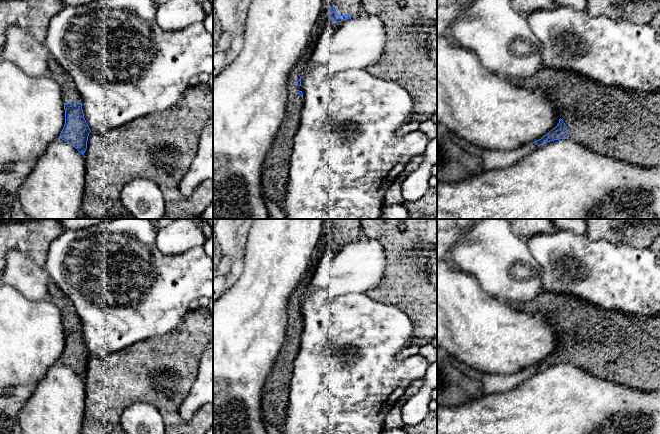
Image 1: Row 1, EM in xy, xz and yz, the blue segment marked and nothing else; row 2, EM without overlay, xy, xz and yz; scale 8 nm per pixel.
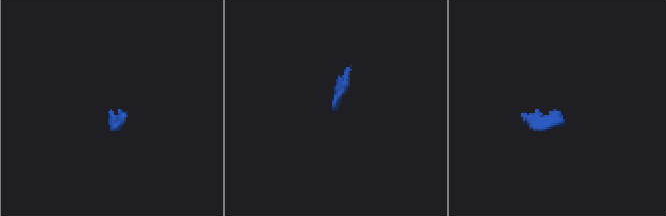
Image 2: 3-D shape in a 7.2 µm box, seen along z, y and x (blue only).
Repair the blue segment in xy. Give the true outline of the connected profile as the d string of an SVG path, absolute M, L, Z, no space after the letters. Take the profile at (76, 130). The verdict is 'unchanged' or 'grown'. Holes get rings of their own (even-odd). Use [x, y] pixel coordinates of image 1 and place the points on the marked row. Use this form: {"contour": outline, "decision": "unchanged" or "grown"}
{"contour": "M52 56L48 60L47 74L60 85L64 102L65 124L59 138L84 155L91 130L84 118L80 93L70 74Z", "decision": "grown"}

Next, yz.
{"contour": "M547 67L527 79L507 79L519 87L545 90L557 104L559 123L533 142L536 145L569 139L600 155L642 167L660 168L660 93L602 86L579 73Z", "decision": "grown"}

